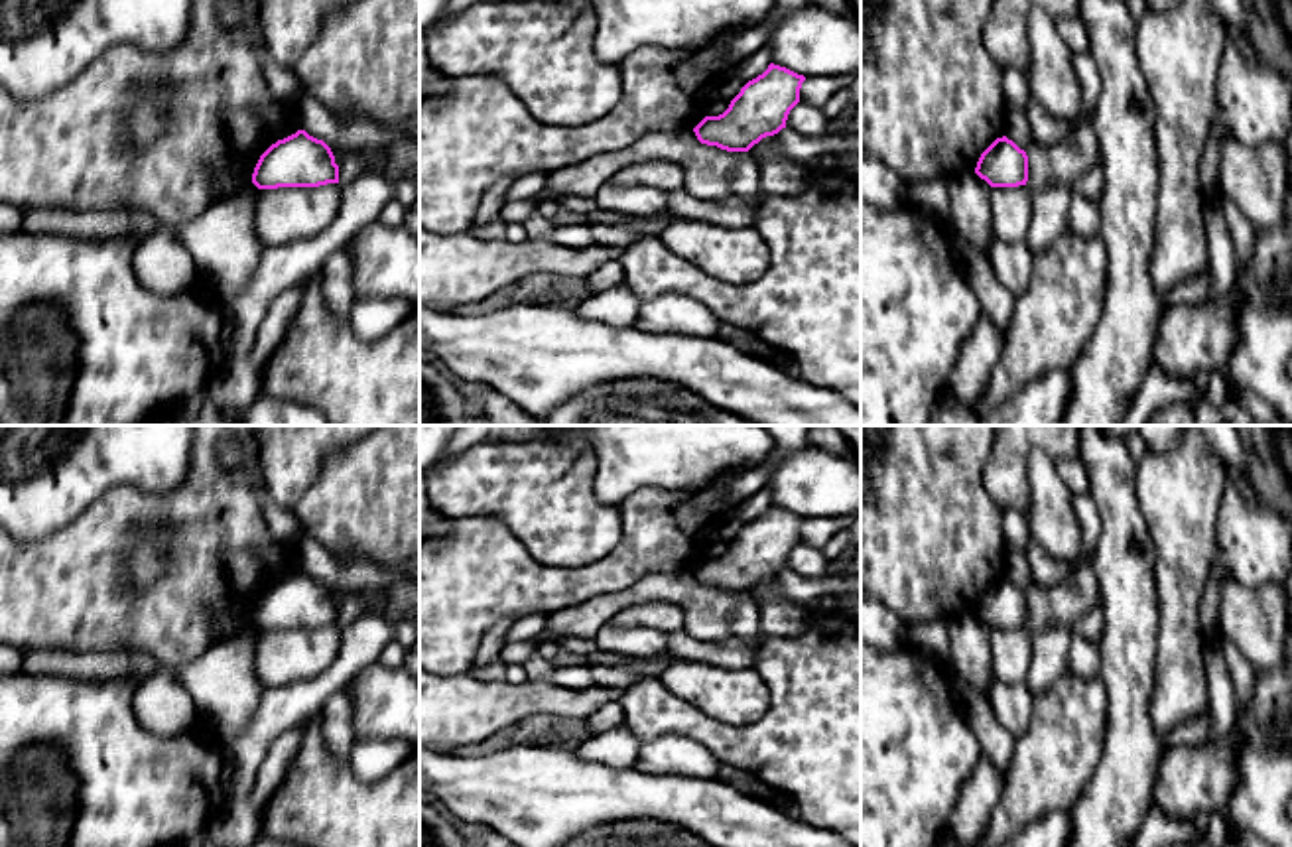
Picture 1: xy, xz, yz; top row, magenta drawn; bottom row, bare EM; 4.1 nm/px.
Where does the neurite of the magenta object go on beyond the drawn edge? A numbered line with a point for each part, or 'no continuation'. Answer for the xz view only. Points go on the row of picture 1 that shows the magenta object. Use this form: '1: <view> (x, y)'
no continuation

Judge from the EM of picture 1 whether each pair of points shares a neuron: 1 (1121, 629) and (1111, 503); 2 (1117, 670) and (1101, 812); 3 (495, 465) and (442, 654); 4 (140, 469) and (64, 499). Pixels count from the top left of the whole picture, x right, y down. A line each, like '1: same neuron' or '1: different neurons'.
1: same neuron
2: same neuron
3: different neurons
4: same neuron

